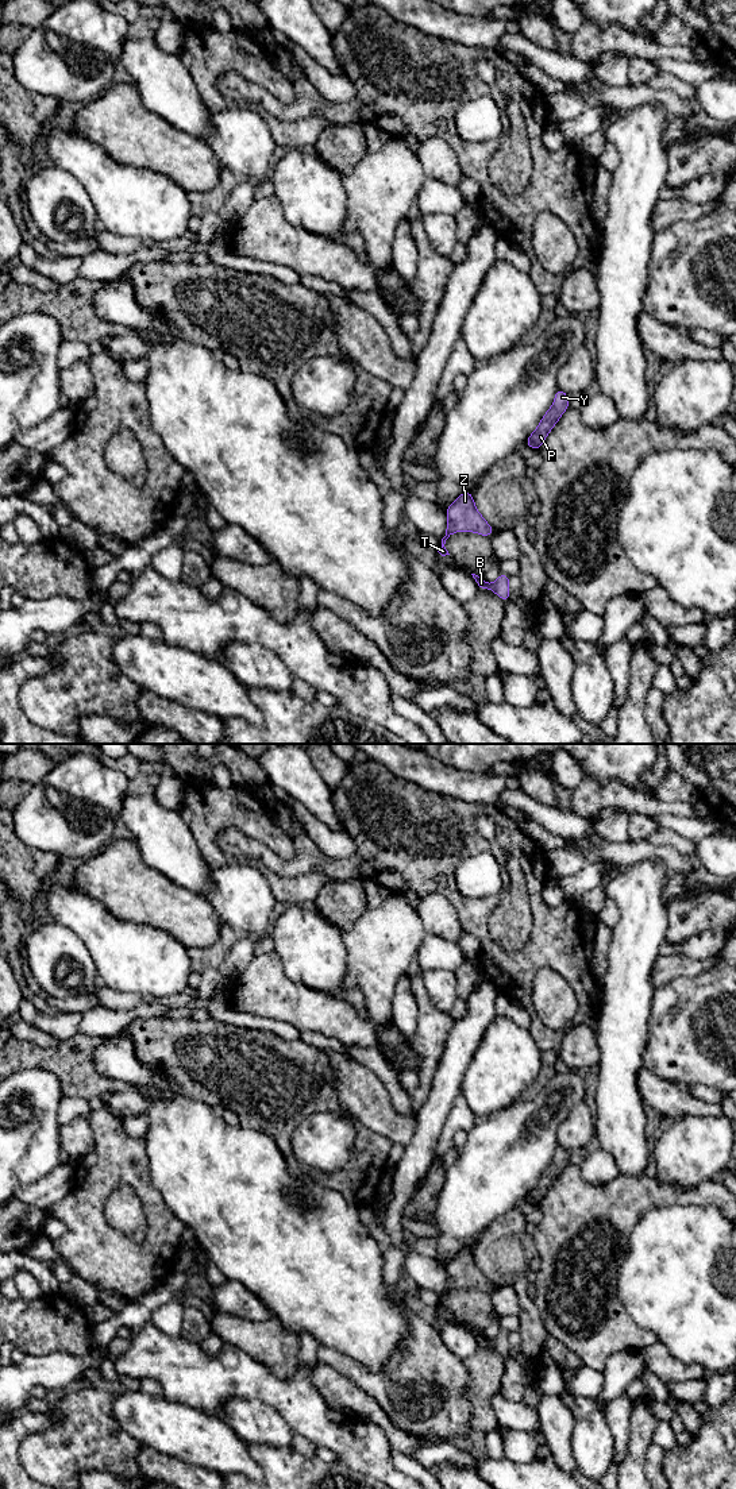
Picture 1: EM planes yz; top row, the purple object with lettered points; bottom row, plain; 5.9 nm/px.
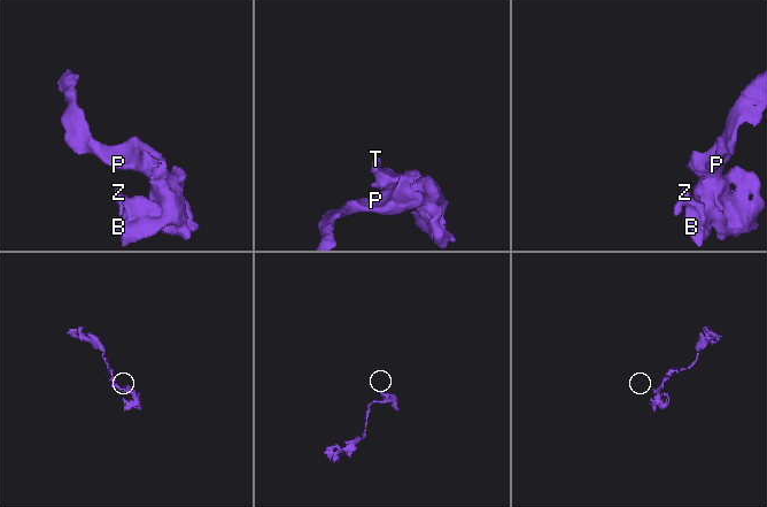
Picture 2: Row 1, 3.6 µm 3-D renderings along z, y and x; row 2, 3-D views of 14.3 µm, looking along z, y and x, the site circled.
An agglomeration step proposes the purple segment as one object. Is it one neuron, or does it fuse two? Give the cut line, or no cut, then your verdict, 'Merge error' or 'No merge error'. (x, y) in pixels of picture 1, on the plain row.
No split. No merge error

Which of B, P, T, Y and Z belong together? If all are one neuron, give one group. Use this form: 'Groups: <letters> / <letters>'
Groups: B P T Y Z

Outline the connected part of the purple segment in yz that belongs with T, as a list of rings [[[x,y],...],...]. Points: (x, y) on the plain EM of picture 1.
[[[469,1247],[461,1250],[454,1260],[446,1265],[446,1269],[448,1280],[446,1292],[442,1295],[442,1304],[438,1307],[442,1312],[450,1311],[444,1300],[446,1296],[456,1287],[475,1288],[489,1293],[494,1285],[479,1270],[474,1261],[473,1250]]]

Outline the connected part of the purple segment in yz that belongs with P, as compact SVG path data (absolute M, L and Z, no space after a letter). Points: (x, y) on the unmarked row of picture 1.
M558 1145L555 1149L552 1162L543 1172L543 1176L539 1179L533 1189L527 1195L525 1200L533 1206L539 1206L542 1199L546 1196L548 1188L558 1179L558 1176L567 1164L569 1164L569 1152L560 1145Z

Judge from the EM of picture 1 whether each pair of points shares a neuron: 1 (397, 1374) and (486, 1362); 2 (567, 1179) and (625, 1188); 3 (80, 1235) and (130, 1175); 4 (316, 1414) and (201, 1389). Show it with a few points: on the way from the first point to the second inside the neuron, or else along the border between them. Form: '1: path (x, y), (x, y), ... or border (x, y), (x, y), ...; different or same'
1: border (462, 1361), (467, 1373), (466, 1396); different
2: path (582, 1194), (611, 1194); same
3: path (84, 1216), (84, 1207), (111, 1180); same
4: path (288, 1396), (280, 1395), (246, 1377), (230, 1377); same

